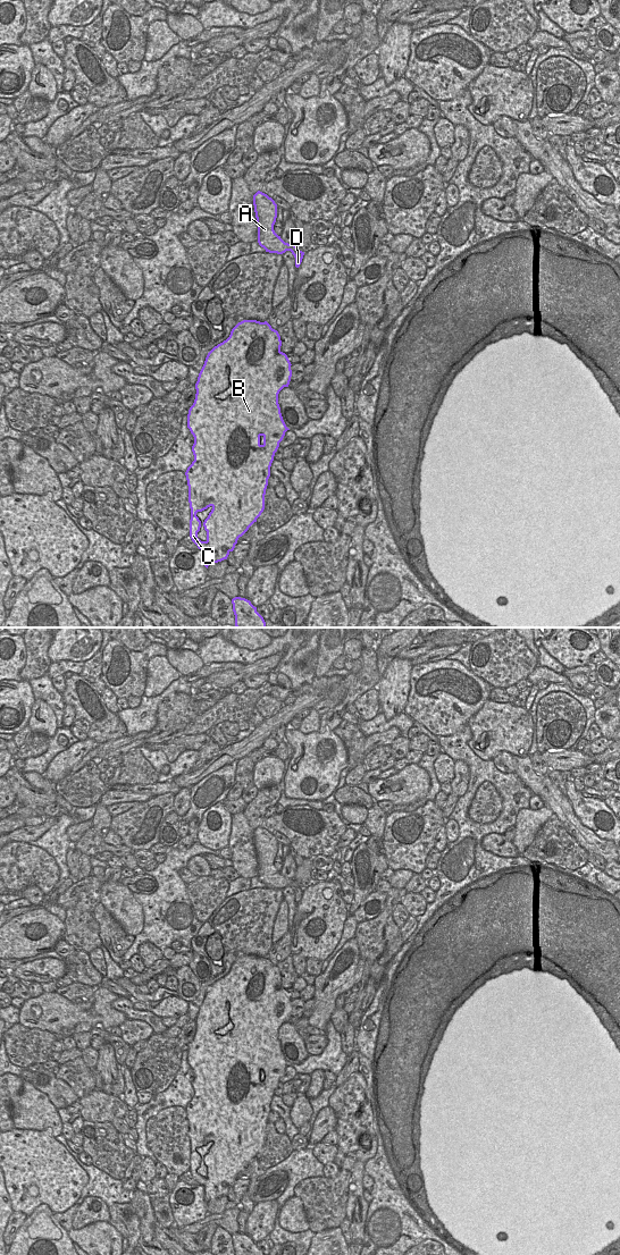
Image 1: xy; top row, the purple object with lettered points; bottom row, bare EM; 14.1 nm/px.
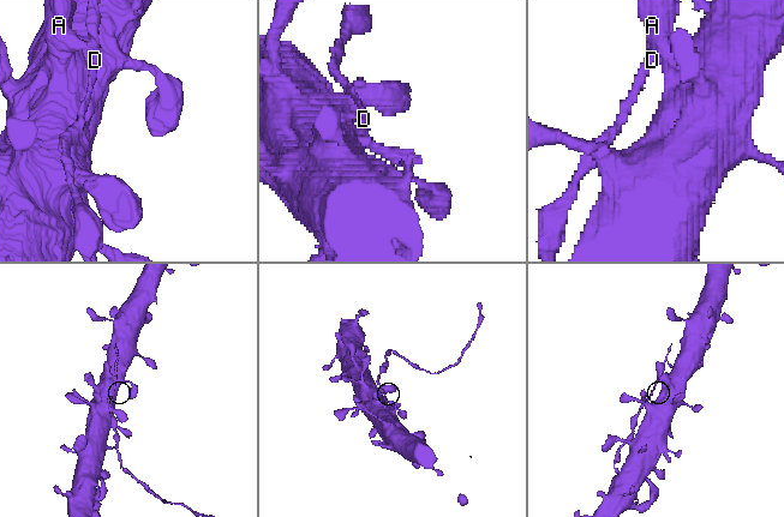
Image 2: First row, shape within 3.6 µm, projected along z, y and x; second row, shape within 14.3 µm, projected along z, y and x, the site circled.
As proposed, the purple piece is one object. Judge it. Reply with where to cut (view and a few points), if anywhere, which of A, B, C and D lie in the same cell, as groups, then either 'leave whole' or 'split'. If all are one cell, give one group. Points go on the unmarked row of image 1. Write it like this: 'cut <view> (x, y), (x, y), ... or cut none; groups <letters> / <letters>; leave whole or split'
cut xy (293, 879), (290, 885); groups A B C / D; split

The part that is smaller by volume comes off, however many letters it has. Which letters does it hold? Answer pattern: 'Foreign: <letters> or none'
Foreign: D

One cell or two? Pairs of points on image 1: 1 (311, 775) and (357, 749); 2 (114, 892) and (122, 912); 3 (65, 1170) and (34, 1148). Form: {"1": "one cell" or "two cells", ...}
{"1": "two cells", "2": "one cell", "3": "one cell"}

